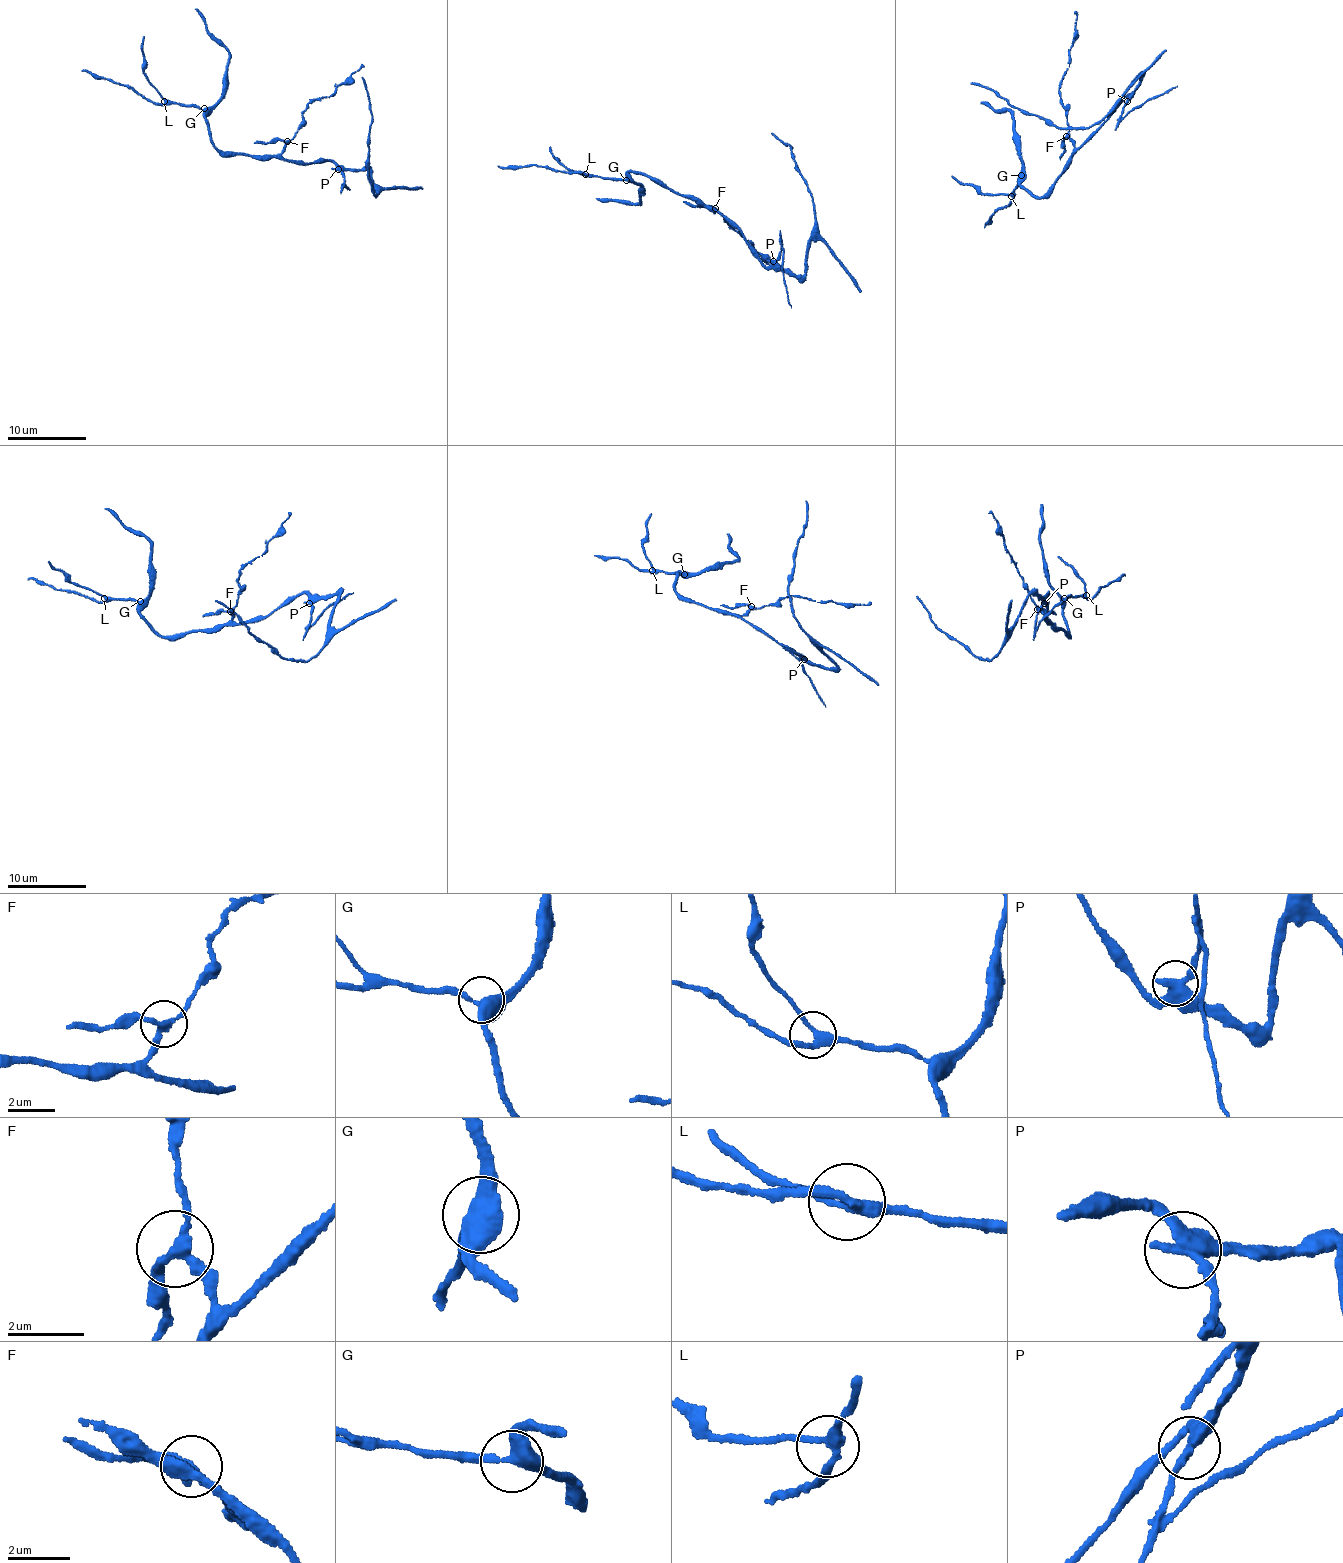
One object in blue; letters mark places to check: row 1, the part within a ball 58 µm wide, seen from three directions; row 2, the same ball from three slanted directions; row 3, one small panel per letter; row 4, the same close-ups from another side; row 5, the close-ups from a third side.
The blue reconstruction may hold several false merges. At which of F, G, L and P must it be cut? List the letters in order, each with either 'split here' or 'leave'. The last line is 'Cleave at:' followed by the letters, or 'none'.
F: split here
G: leave
L: leave
P: split here
Cleave at: F, P

